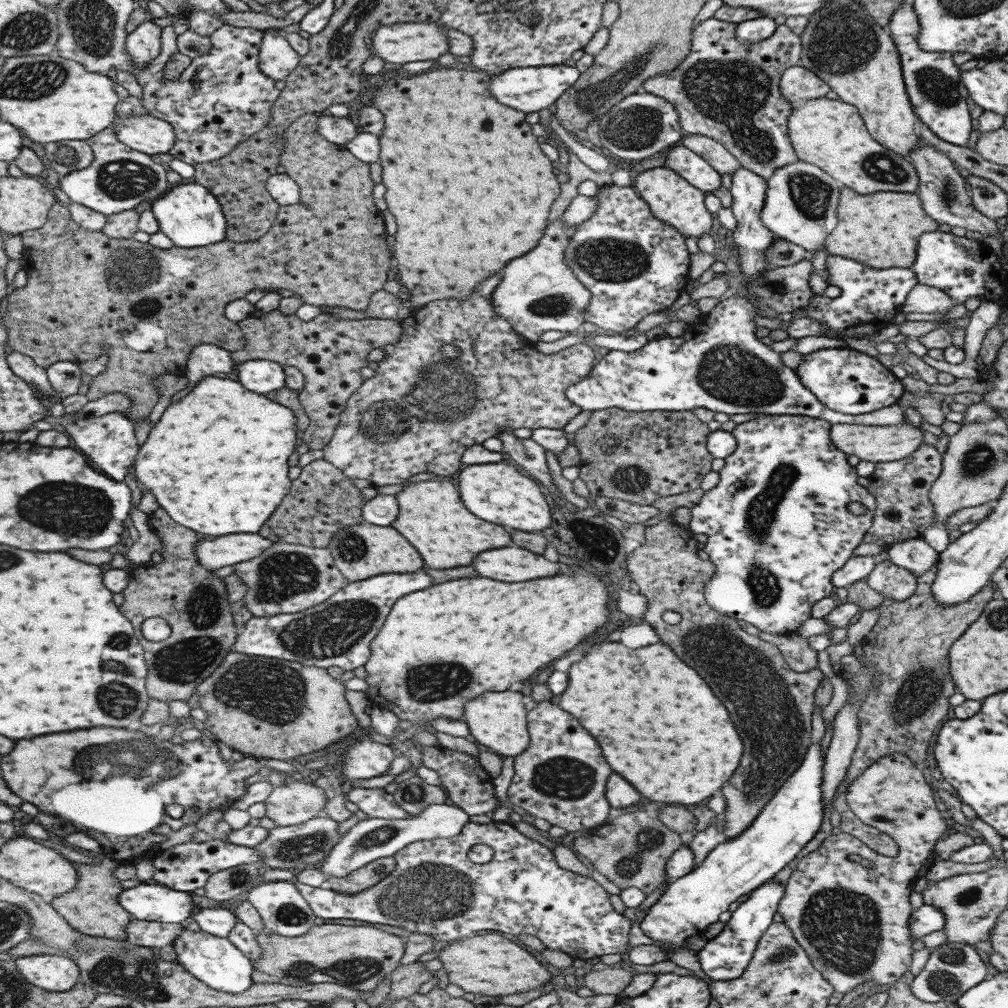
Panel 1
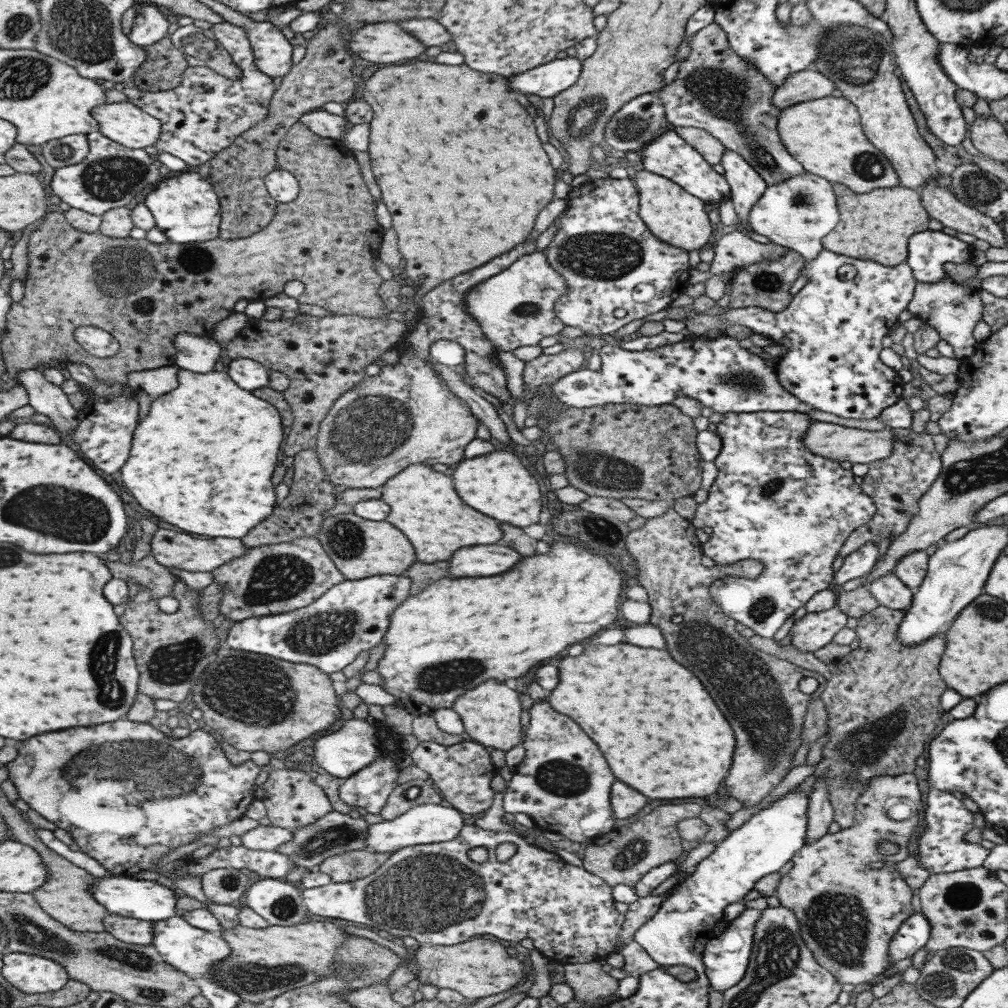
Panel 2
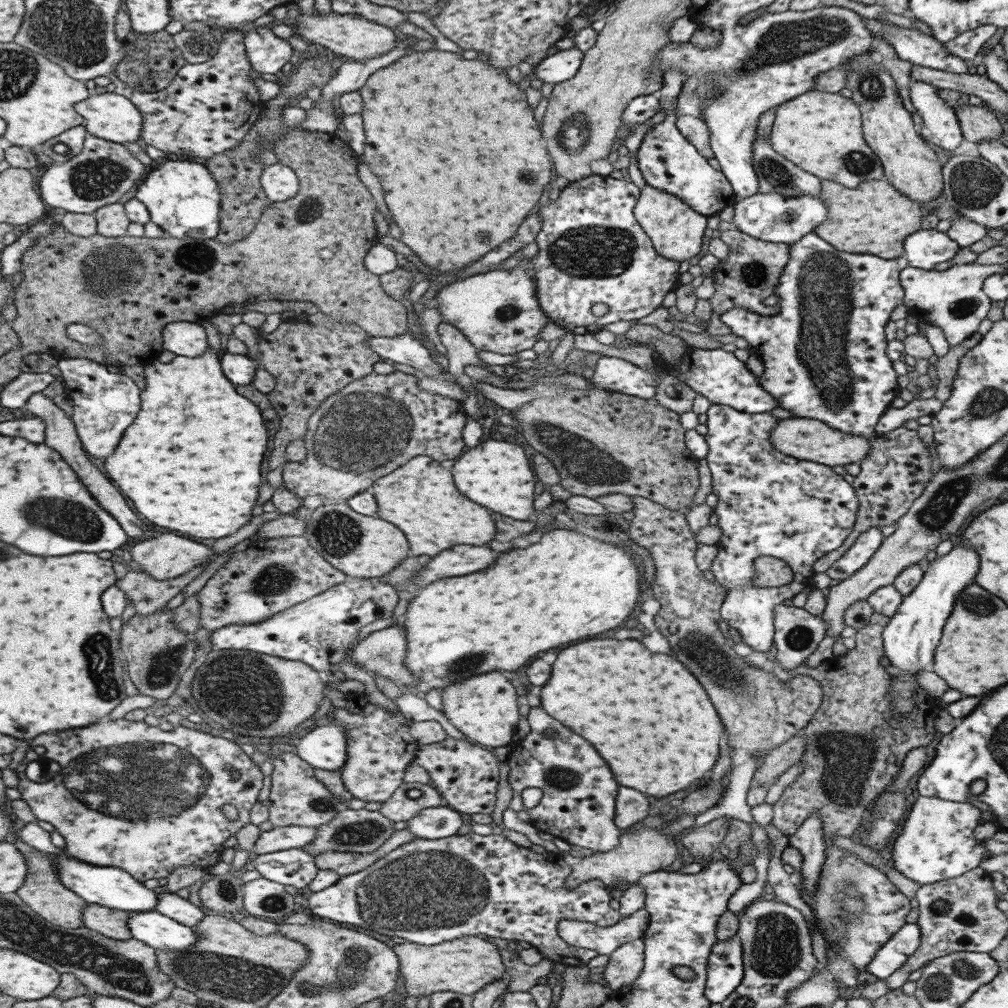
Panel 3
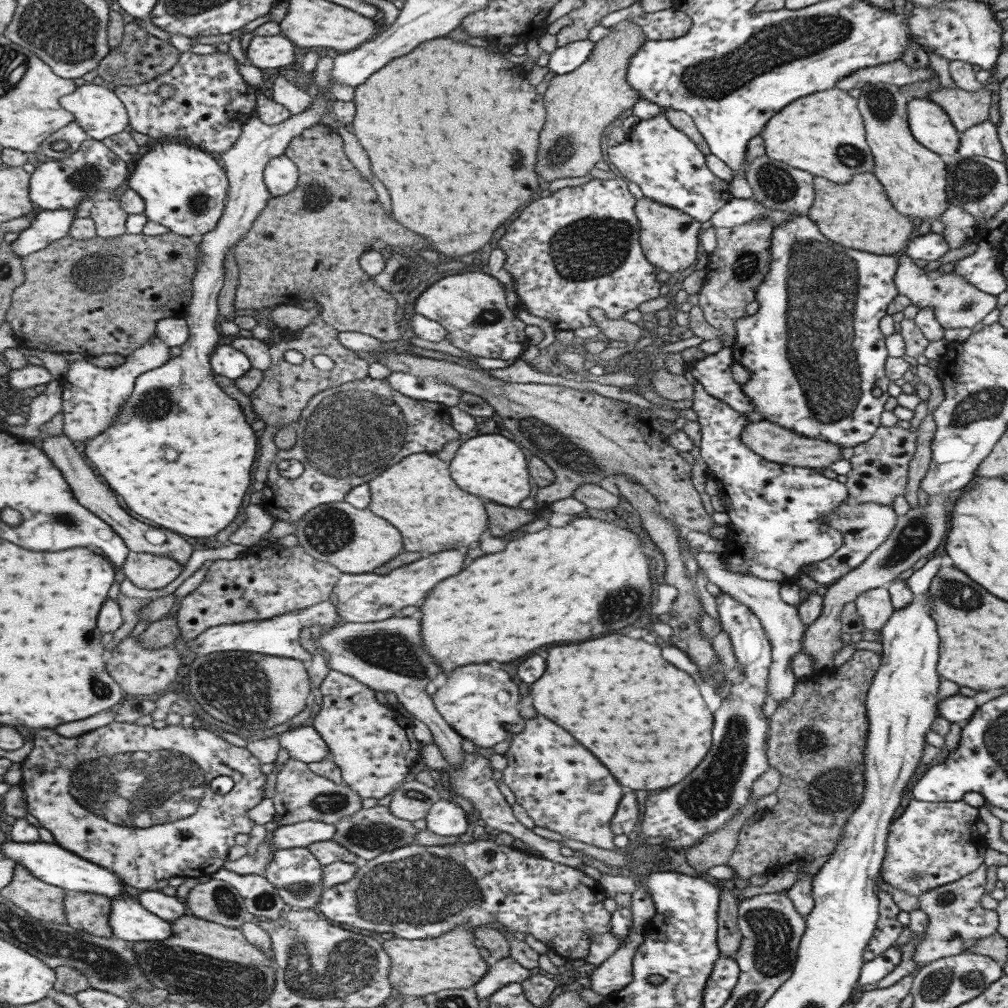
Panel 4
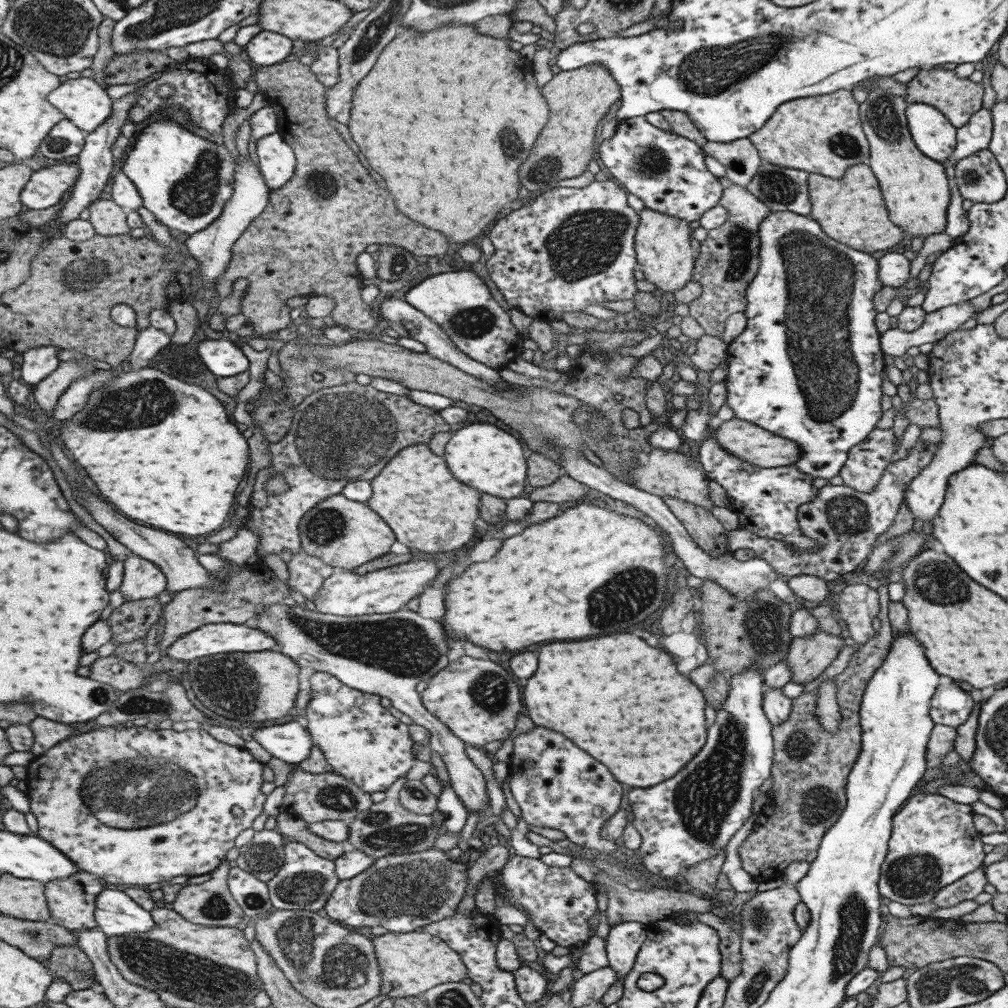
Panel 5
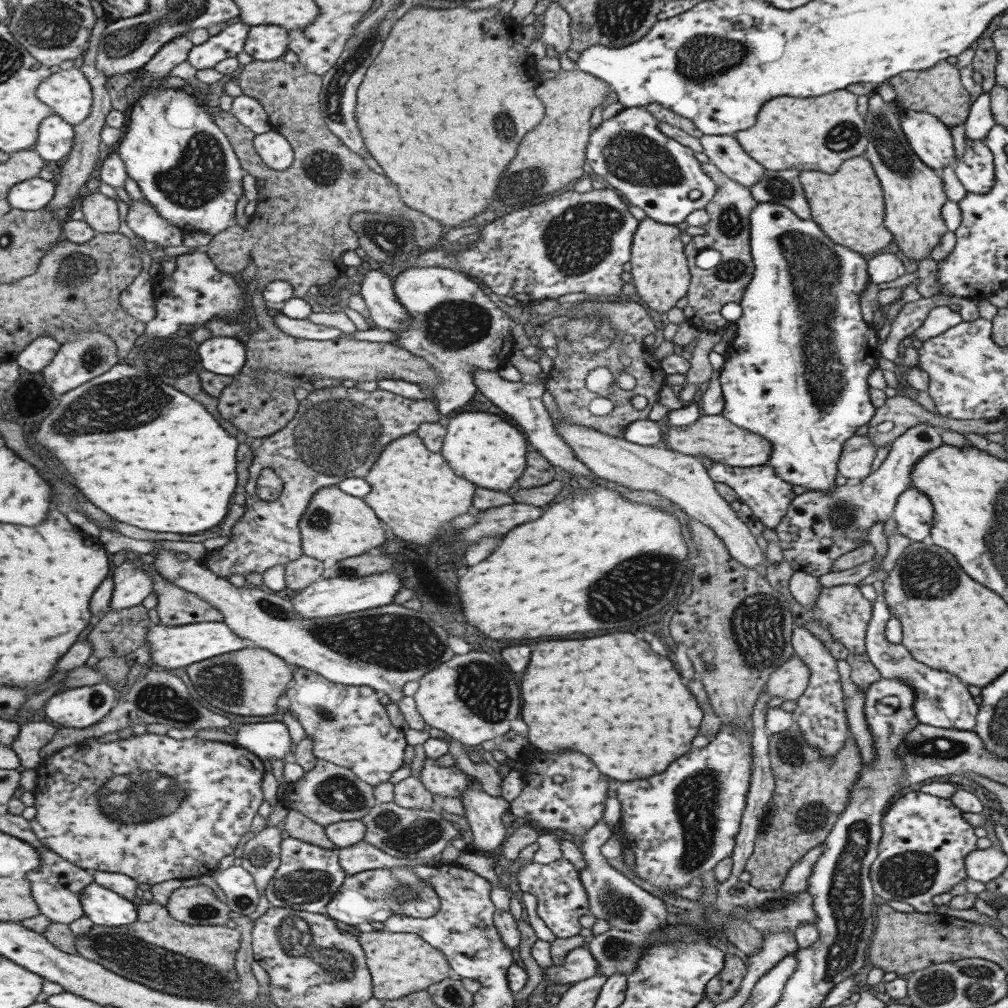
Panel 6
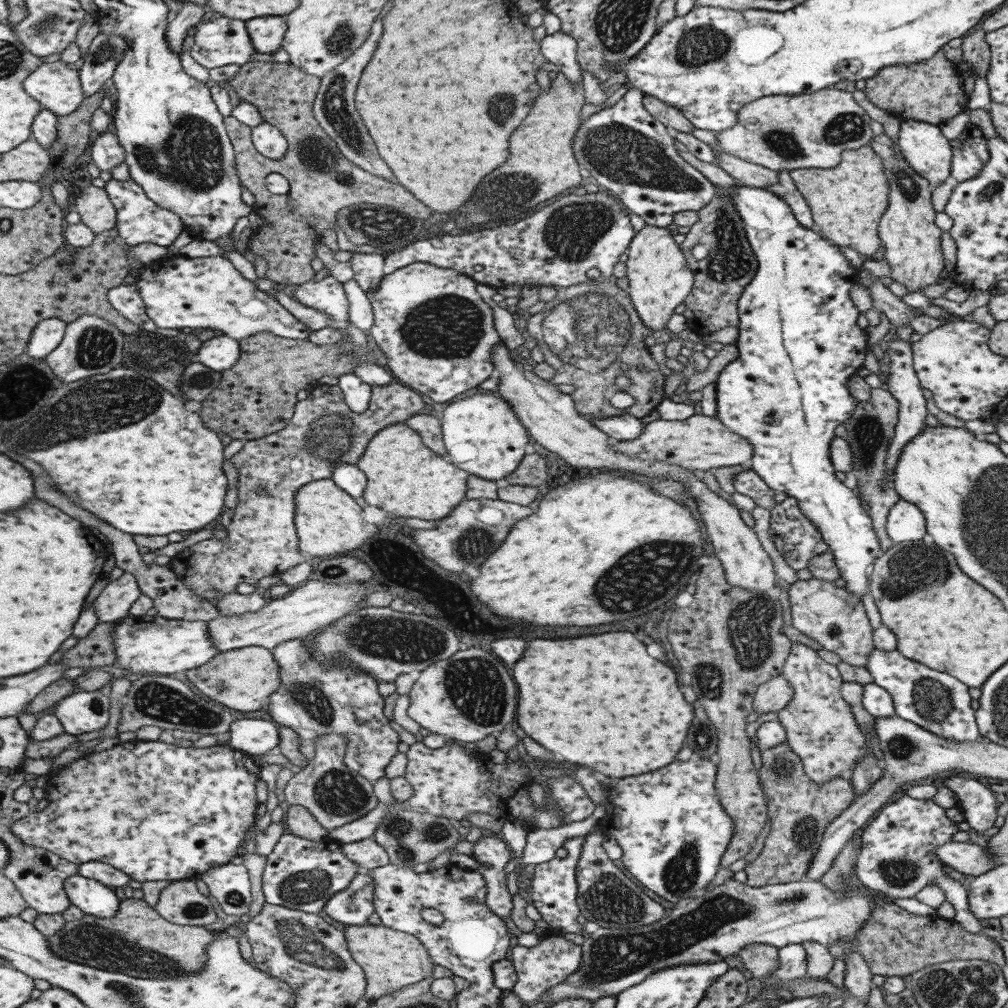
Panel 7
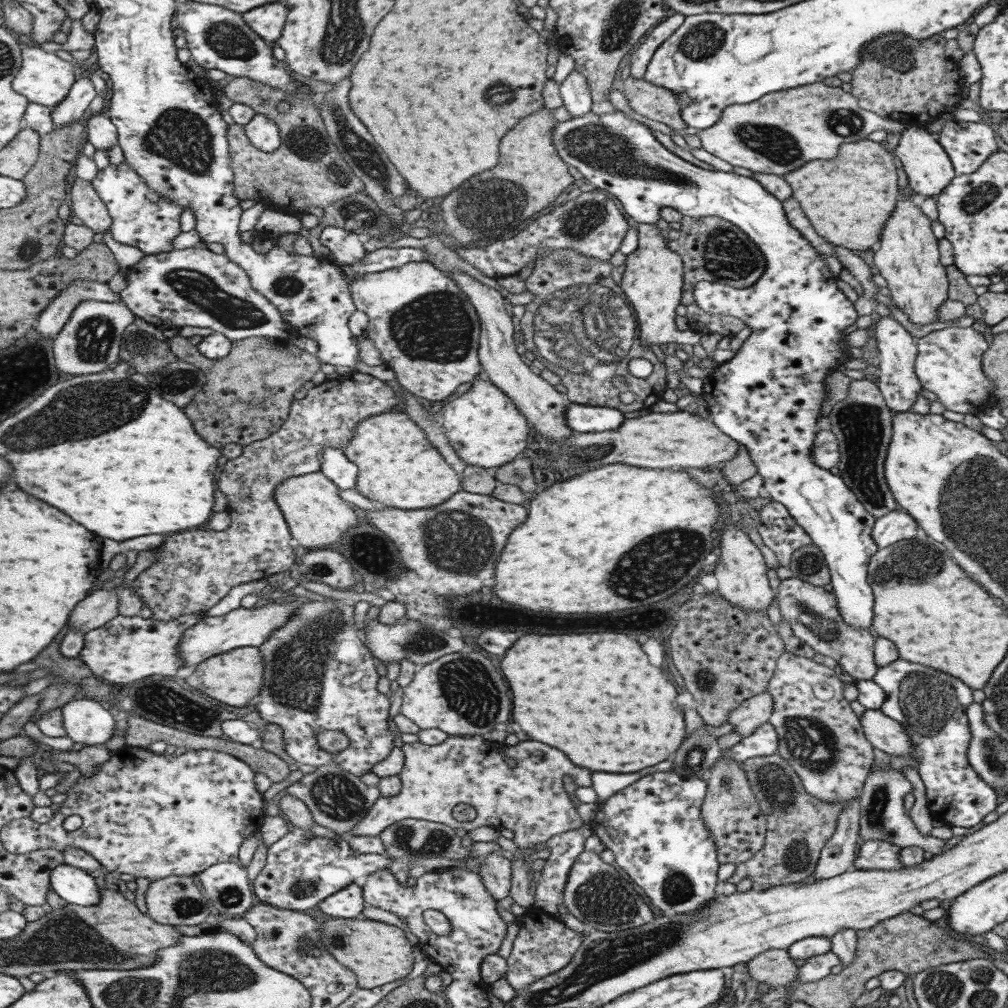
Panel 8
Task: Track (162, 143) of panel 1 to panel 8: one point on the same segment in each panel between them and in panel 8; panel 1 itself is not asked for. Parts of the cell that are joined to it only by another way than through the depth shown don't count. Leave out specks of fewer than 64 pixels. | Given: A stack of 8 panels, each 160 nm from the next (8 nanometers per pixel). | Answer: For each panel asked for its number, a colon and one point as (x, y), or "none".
2: (125, 123)
3: (111, 116)
4: (100, 111)
5: (83, 100)
6: (69, 92)
7: (56, 85)
8: (44, 78)

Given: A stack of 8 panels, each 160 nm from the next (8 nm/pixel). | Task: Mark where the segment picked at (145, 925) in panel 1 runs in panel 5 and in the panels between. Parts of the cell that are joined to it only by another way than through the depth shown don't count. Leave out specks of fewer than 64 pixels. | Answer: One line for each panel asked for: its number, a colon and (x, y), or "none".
2: (133, 931)
3: (112, 923)
4: (89, 912)
5: (72, 901)

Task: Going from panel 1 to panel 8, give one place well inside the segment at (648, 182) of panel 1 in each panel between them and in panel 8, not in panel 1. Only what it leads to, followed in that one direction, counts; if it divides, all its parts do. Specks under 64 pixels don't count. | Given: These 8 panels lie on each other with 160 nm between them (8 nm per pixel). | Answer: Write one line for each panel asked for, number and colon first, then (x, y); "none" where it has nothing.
2: (673, 216)
3: (675, 231)
4: (668, 238)
5: (661, 243)
6: (660, 274)
7: (659, 279)
8: (652, 280)

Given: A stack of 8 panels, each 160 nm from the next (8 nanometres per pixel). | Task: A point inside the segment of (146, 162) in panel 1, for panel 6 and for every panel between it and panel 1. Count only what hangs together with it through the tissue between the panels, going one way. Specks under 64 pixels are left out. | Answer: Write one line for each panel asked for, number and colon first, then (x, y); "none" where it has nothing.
2: (112, 174)
3: (103, 171)
4: (92, 172)
5: (48, 185)
6: (35, 194)

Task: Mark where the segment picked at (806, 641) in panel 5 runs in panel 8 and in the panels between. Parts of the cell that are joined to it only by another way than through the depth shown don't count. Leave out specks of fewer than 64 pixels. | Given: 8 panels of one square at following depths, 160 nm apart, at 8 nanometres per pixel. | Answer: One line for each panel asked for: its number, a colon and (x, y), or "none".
6: (788, 681)
7: (772, 696)
8: (753, 712)

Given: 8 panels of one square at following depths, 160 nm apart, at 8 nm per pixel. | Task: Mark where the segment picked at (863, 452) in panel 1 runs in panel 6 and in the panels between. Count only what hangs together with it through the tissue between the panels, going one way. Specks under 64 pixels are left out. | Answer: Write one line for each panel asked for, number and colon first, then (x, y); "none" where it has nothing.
2: (832, 441)
3: (805, 439)
4: (771, 442)
5: (748, 442)
6: (712, 436)

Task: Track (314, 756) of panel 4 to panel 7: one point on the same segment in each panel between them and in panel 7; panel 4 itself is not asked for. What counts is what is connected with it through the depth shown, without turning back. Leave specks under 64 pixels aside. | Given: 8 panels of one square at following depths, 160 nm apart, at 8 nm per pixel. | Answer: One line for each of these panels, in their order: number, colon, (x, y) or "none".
5: (290, 742)
6: (267, 740)
7: (255, 737)

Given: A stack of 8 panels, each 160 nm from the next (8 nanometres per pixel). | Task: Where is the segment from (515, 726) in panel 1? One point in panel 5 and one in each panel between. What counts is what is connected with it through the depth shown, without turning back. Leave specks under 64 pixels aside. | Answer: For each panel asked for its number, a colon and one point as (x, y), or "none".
2: (490, 713)
3: (482, 708)
4: (479, 703)
5: (476, 700)

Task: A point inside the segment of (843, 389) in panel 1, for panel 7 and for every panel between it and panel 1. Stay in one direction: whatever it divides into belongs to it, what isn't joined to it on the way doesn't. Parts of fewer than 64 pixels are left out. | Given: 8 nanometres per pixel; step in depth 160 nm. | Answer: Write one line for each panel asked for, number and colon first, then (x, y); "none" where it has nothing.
2: (832, 329)
3: (823, 350)
4: (813, 350)
5: (807, 366)
6: (794, 373)
7: (798, 343)

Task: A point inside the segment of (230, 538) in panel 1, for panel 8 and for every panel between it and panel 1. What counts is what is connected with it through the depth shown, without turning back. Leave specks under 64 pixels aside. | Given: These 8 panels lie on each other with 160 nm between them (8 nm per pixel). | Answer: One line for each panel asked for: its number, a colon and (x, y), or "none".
2: (180, 550)
3: (163, 556)
4: (149, 571)
5: (142, 579)
6: (130, 584)
7: (112, 603)
8: (101, 606)

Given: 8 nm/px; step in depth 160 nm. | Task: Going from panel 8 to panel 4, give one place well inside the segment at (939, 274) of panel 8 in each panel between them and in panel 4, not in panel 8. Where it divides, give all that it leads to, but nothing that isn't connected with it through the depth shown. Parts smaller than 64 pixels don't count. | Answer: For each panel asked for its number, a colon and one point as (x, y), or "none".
4: (913, 178)
5: (915, 190)
6: (913, 193)
7: (911, 242)

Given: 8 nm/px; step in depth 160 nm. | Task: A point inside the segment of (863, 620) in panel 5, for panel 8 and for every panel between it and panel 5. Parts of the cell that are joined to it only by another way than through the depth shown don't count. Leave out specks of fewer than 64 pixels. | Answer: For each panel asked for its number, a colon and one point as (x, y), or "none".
6: (841, 610)
7: (829, 615)
8: (811, 613)

